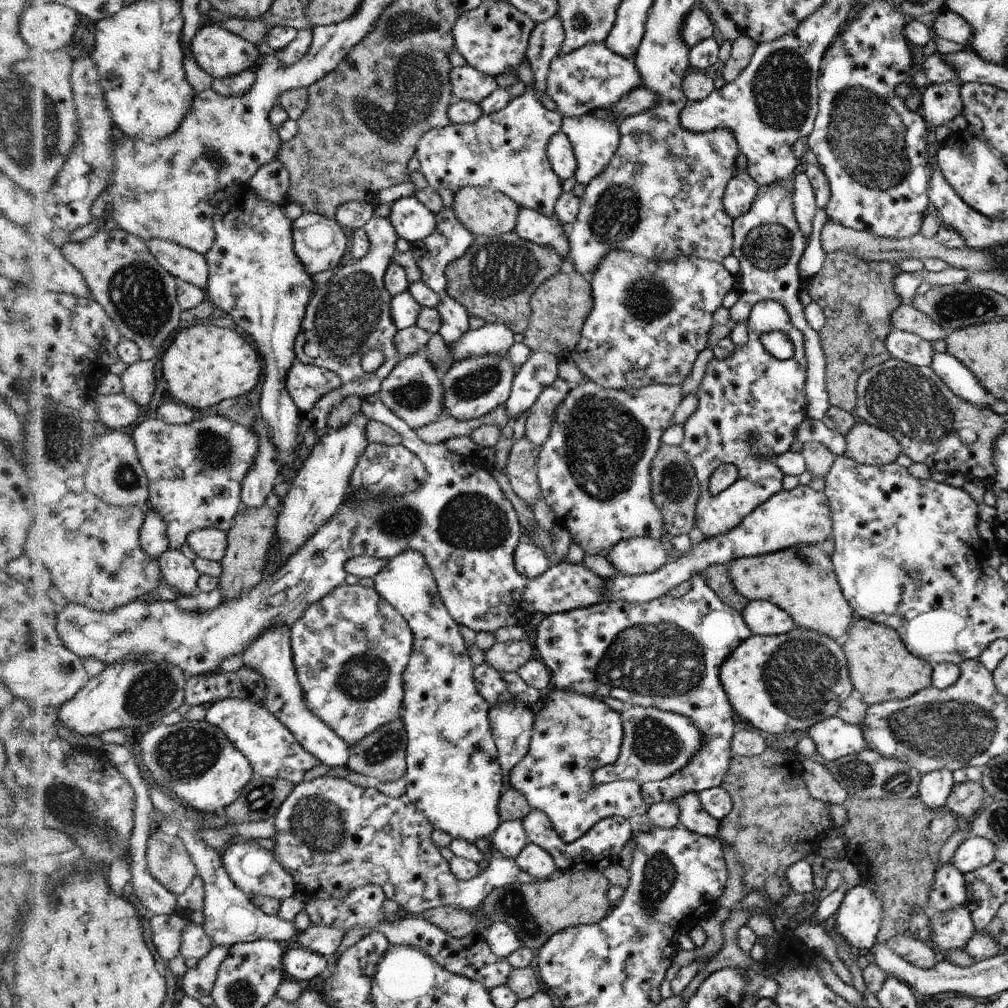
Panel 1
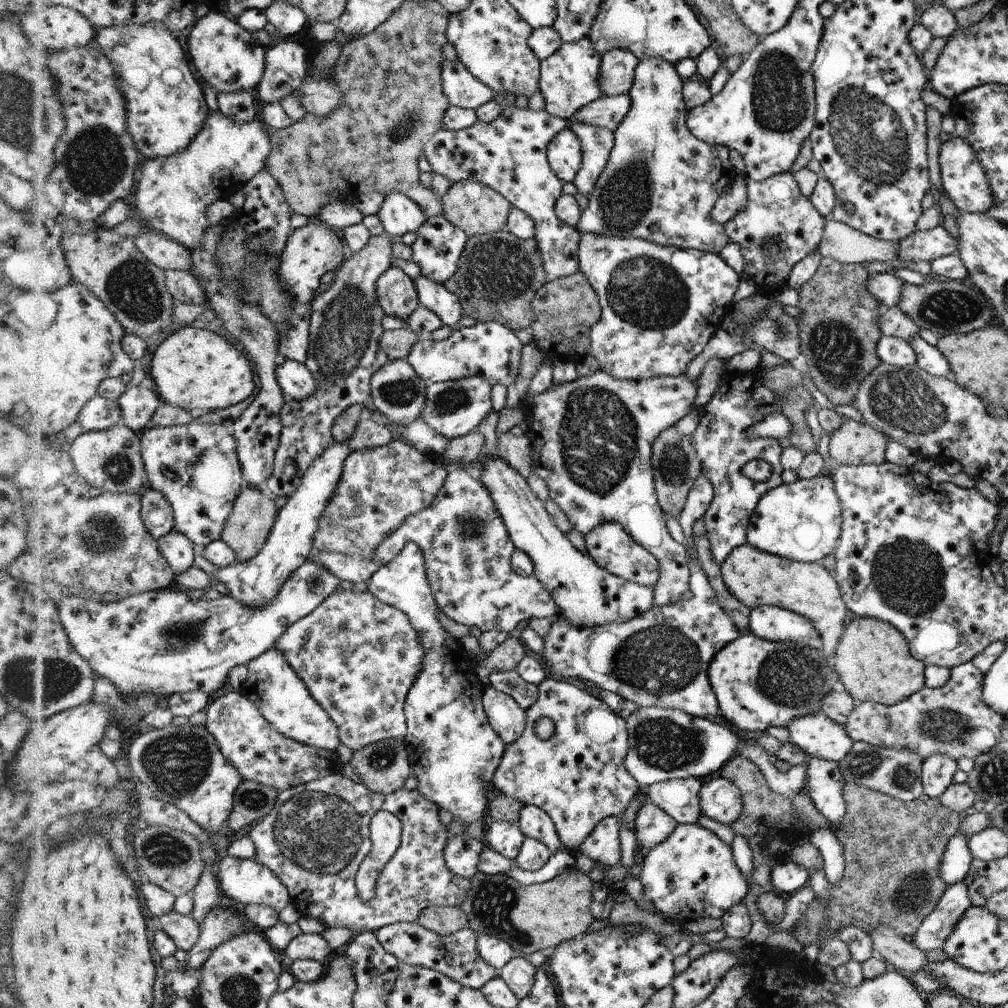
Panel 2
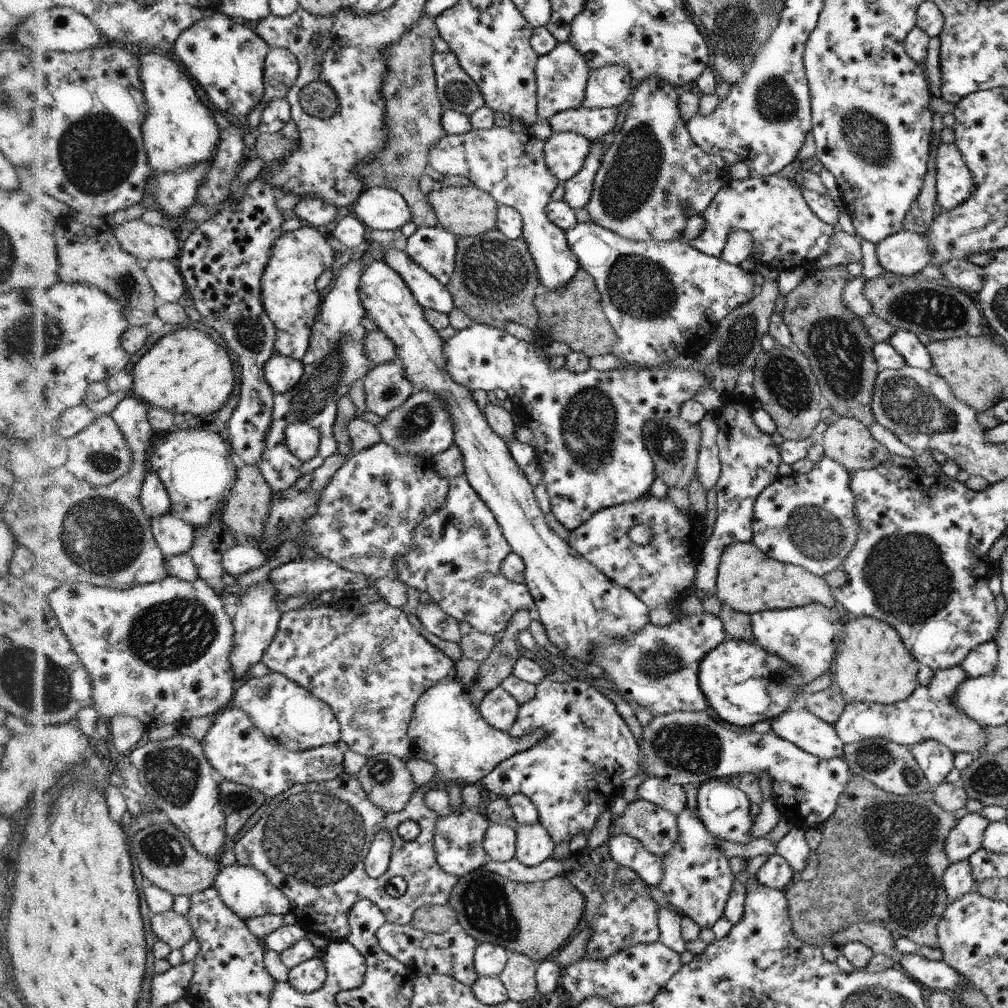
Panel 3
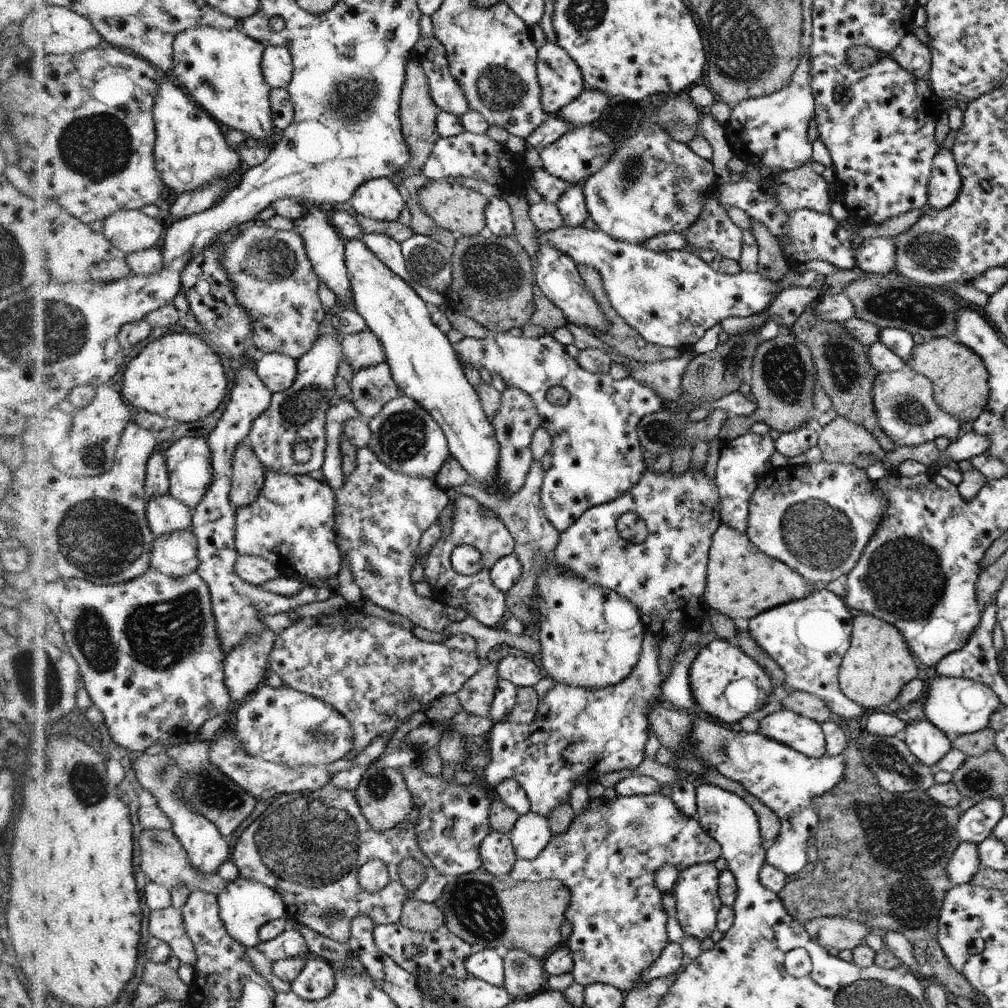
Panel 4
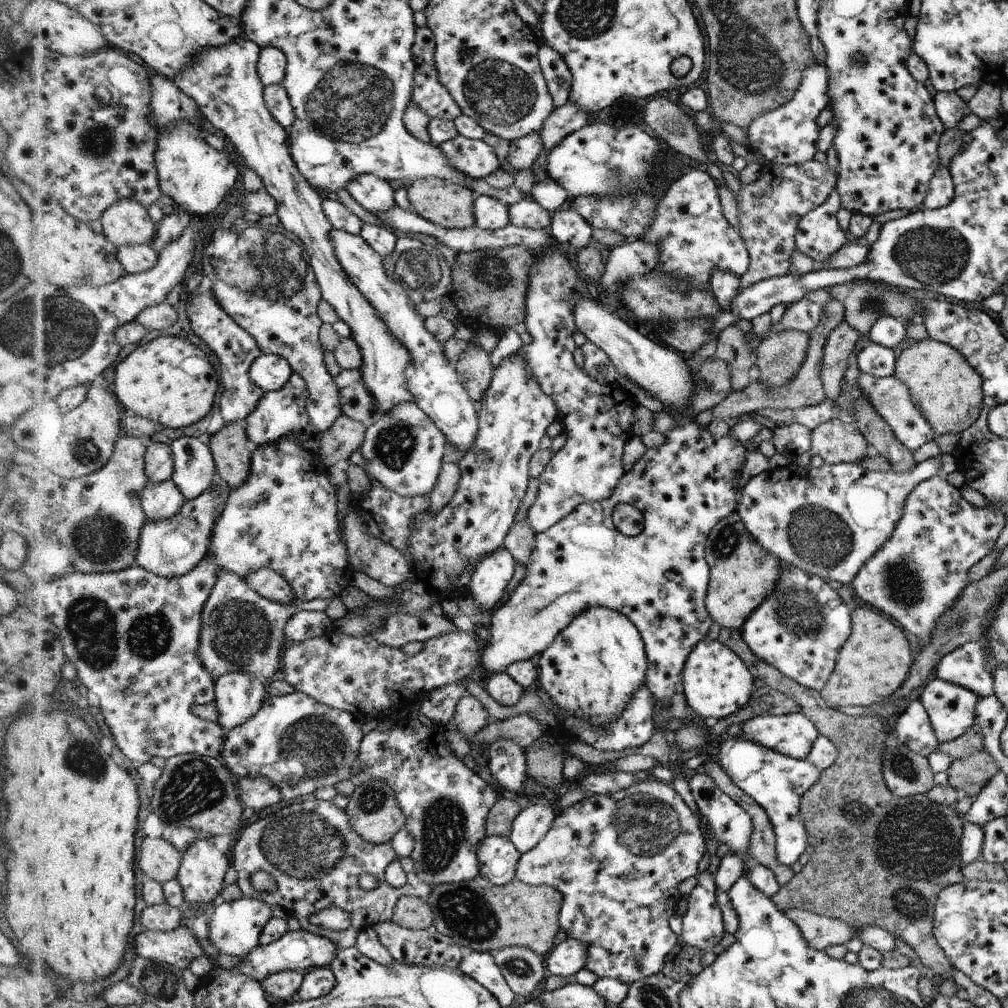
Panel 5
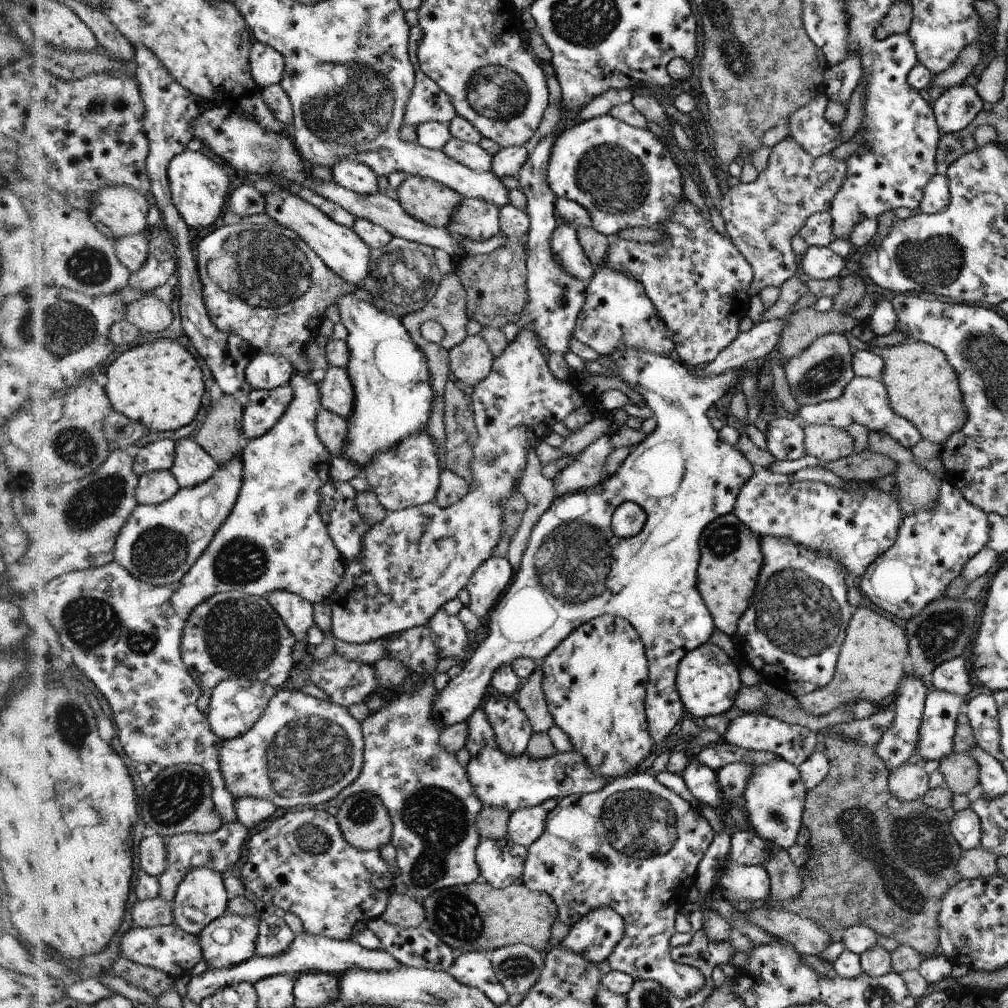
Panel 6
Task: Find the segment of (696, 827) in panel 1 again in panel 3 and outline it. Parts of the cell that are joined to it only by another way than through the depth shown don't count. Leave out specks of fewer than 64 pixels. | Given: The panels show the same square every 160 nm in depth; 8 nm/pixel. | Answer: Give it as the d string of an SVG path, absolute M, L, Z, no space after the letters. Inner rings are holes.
M648 777L638 786L638 796L677 814L686 807L686 794L682 785L660 777Z

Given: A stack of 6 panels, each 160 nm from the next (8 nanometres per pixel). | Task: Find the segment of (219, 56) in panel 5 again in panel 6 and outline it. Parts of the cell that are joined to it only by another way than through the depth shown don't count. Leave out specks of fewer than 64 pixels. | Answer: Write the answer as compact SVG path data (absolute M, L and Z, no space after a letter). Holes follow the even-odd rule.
M354 293L341 297L336 305L340 309L341 321L347 326L348 336L345 341L349 345L350 356L345 368L356 393L353 414L347 418L347 439L344 441L342 457L364 468L375 455L398 449L403 441L418 435L422 428L426 428L434 404L434 390L430 386L426 358L414 342L410 344L410 336L399 318L394 318L394 315L373 303L356 300Z

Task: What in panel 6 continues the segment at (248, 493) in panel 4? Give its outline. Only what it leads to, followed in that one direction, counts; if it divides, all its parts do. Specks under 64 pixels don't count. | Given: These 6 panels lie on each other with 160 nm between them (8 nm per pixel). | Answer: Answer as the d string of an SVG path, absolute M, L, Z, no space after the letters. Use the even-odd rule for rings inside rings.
M223 394L215 404L209 407L206 424L196 434L198 442L217 458L221 466L235 459L246 447L248 441L243 431L245 412L246 401Z

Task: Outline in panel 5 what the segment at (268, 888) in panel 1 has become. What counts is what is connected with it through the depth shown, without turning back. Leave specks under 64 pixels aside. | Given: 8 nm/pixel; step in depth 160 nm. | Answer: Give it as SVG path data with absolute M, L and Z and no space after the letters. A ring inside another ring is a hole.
M244 897L242 900L227 902L220 905L212 914L210 923L210 940L224 954L230 956L240 956L245 959L253 950L261 945L262 935L265 934L265 928L269 926L272 920L272 910L265 899L254 897Z

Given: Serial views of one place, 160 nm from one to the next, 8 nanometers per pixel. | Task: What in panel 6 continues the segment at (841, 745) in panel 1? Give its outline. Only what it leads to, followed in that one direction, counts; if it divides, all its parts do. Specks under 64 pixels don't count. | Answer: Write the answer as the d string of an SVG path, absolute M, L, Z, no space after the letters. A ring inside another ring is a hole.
M758 712L744 713L744 716L731 720L721 738L728 744L749 751L772 751L793 765L804 763L817 744L817 734L810 732L810 729L797 724L787 724Z

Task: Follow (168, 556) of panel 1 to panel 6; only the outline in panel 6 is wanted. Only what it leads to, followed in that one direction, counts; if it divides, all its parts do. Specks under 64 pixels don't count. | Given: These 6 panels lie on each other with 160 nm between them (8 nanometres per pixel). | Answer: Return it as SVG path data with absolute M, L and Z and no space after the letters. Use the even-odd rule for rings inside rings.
M164 469L141 476L137 497L140 503L162 504L174 498L182 488L173 470Z

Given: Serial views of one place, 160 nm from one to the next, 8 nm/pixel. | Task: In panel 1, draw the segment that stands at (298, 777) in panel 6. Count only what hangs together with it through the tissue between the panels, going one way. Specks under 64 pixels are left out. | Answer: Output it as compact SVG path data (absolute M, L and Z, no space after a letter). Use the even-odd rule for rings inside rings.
M287 625L274 627L245 652L243 660L248 667L258 671L267 684L267 693L262 704L282 720L282 724L297 737L298 742L320 762L331 768L346 766L349 759L349 743L342 740L321 717L307 707L305 692L293 660L292 628Z

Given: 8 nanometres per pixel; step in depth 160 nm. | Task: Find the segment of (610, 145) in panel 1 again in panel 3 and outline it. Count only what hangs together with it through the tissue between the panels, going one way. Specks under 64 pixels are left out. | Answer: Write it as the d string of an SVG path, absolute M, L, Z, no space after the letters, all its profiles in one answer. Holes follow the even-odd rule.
M597 140L591 141L591 149L582 170L563 183L565 190L563 200L574 210L588 206L589 200L593 196L593 182L597 170L601 166L600 157L603 154L602 144L598 143Z

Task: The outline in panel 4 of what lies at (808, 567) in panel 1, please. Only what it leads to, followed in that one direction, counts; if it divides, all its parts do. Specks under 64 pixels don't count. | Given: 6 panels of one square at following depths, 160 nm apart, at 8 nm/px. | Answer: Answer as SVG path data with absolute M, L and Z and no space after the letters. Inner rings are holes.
M721 523L712 537L707 564L705 604L732 620L750 620L761 612L808 596L814 589L827 589L824 582L808 582L789 565L763 553L746 533Z

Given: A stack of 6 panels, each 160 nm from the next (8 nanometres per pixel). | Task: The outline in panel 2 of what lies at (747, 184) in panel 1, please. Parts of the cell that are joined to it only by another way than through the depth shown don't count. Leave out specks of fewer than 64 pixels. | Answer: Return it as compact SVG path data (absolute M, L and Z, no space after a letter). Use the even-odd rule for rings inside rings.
M744 175L734 178L729 184L726 192L717 200L710 218L718 224L724 225L733 219L747 203L747 184Z

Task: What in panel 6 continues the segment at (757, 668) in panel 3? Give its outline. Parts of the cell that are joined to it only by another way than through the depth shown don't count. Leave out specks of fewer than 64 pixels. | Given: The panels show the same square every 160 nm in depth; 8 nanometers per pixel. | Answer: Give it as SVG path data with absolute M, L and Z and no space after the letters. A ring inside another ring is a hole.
M710 640L684 656L677 668L676 681L682 704L685 704L688 715L696 718L730 712L742 686L738 668L726 653Z

